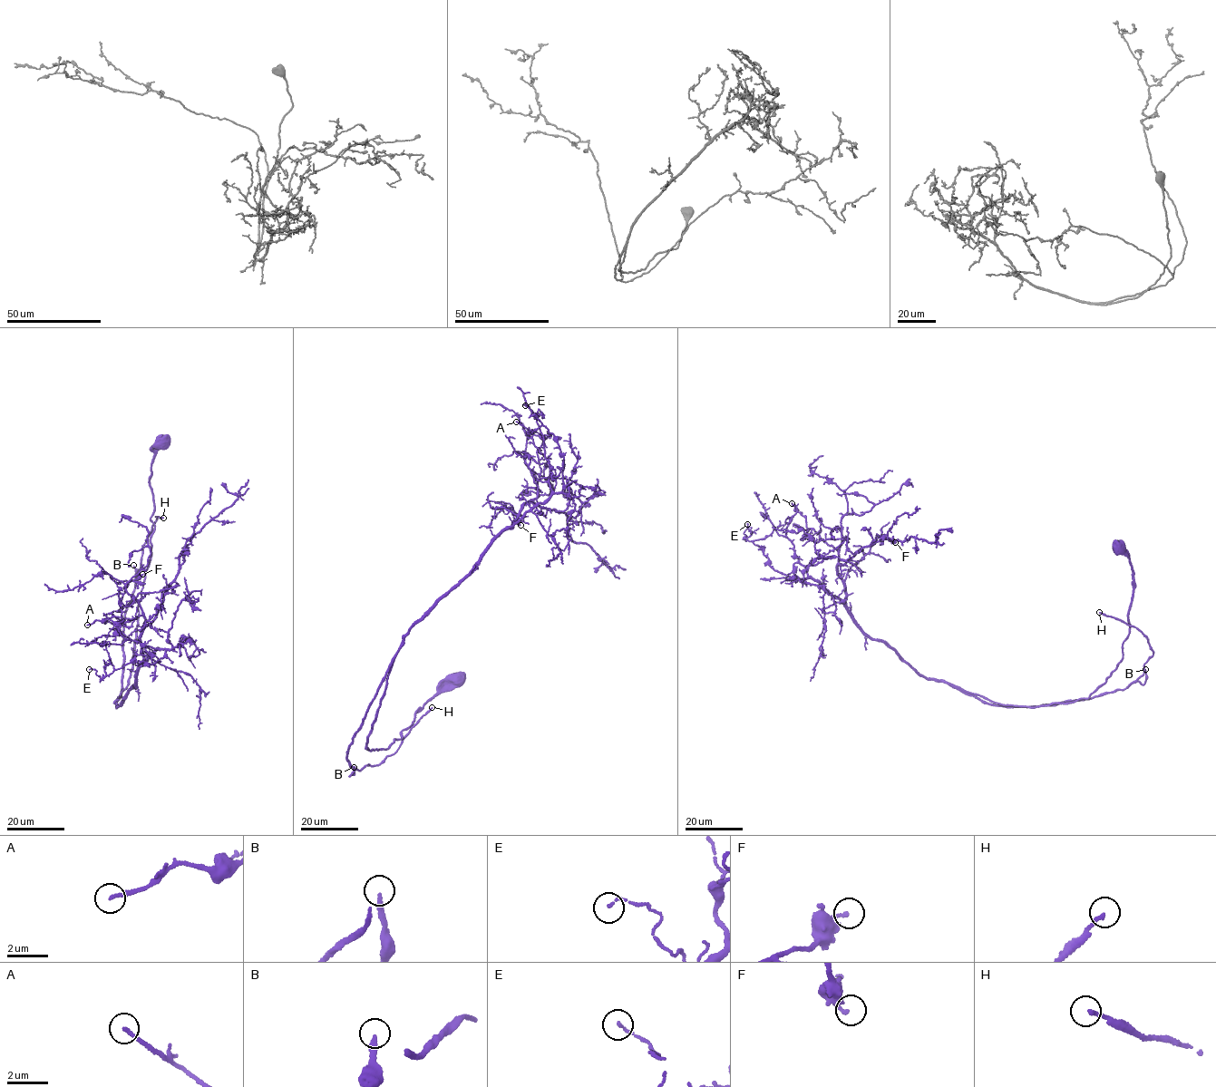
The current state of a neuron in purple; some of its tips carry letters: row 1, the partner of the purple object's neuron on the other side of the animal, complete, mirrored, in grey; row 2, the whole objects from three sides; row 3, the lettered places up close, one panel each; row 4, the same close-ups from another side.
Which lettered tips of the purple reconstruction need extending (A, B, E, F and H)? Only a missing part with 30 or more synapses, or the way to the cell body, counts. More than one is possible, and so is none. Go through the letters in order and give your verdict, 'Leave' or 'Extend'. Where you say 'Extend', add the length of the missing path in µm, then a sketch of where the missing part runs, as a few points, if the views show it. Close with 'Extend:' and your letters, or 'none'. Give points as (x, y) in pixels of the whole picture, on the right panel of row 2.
A: Leave
B: Extend. Missing length about 200 µm
E: Leave
F: Leave
H: Extend. Missing length about 160 µm. Course of what is missing: (1099, 612), (1030, 599), (989, 577), (951, 593), (945, 607), (917, 600), (924, 623), (900, 642), (846, 643)
Extend: B, H

